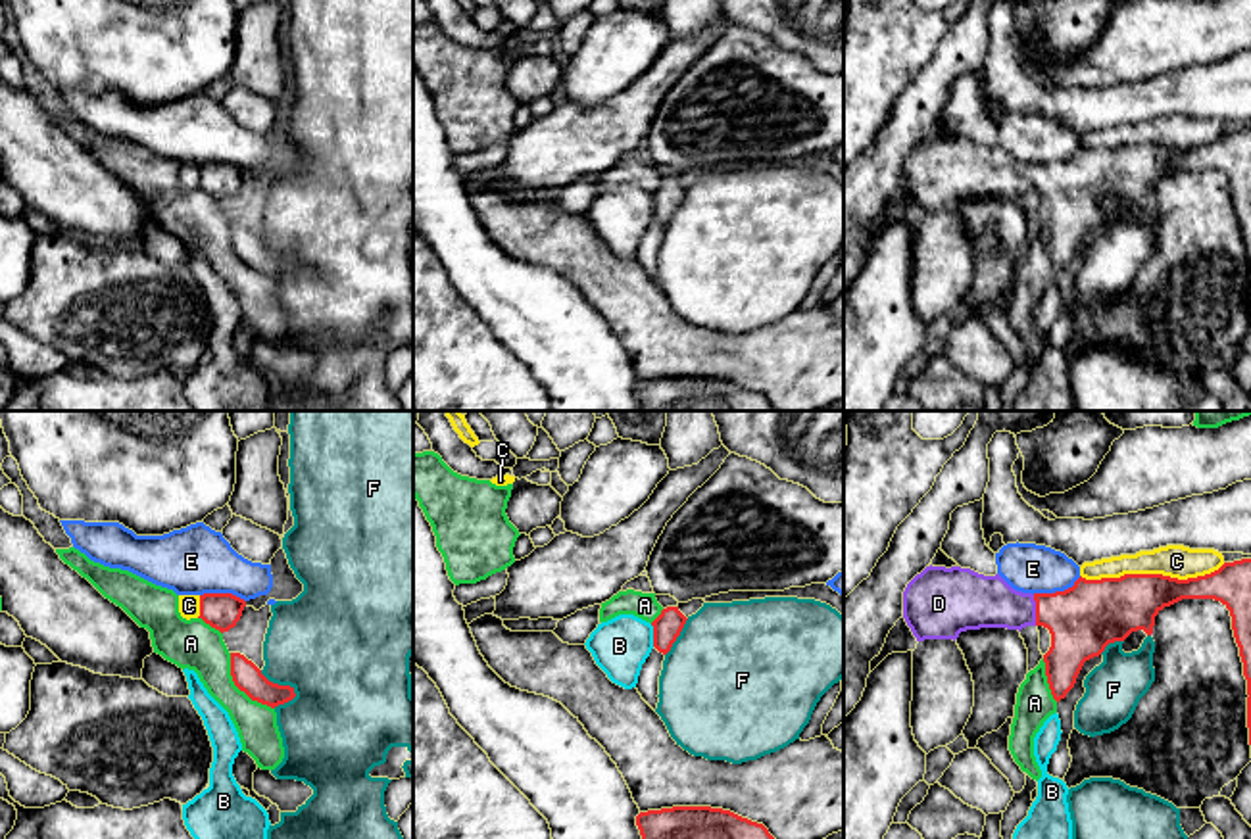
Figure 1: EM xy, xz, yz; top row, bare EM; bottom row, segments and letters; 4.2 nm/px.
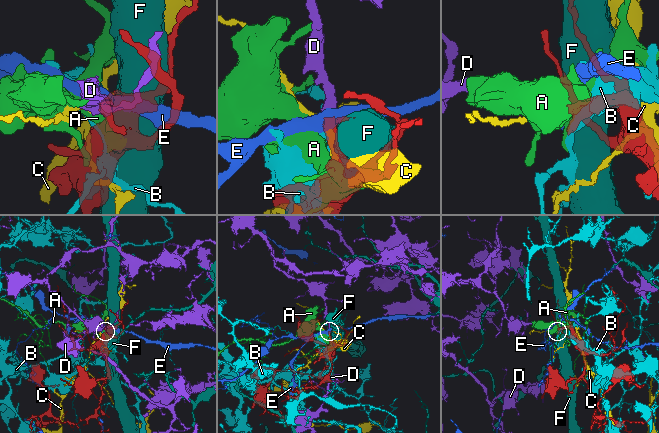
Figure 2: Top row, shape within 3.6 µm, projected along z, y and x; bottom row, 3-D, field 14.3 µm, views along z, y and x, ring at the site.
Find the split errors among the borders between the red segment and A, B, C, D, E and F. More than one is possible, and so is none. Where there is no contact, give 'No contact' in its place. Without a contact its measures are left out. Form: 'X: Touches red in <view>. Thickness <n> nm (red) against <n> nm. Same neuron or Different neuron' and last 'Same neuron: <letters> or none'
A: Touches red in xy. Thickness 120 nm (red) against 200 nm. Different neuron
B: Touches red in xz. Thickness 120 nm (red) against 240 nm. Different neuron
C: Touches red in yz. Thickness 260 nm (red) against 140 nm. Different neuron
D: Touches red in yz. Thickness 300 nm (red) against 220 nm. Same neuron
E: Touches red in yz. Thickness 300 nm (red) against 200 nm. Different neuron
F: Touches red in xy. Thickness 120 nm (red) against 440 nm. Different neuron
Same neuron: D

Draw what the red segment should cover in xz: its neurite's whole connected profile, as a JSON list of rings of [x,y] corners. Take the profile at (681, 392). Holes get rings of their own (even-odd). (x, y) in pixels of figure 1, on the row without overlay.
[[[673,376],[636,386],[642,411],[776,411],[763,394],[711,376]]]

